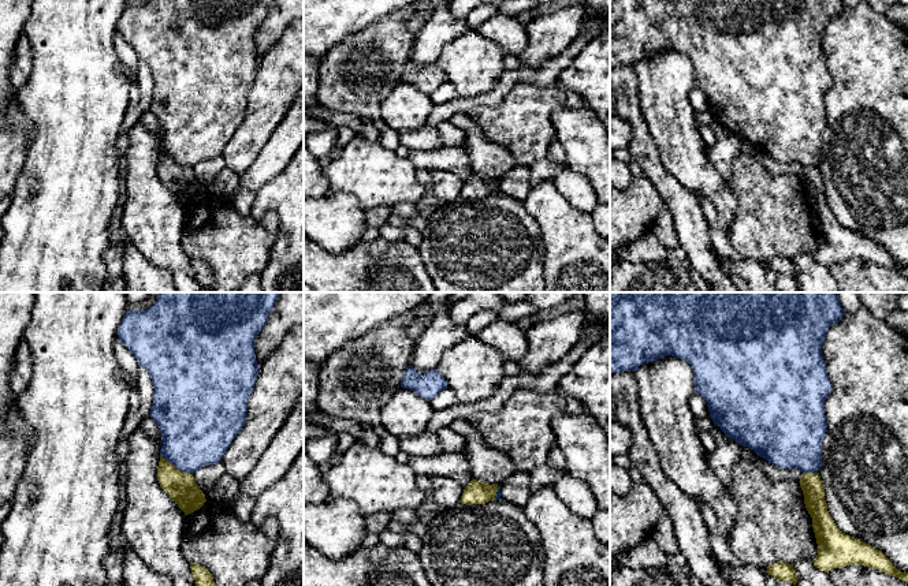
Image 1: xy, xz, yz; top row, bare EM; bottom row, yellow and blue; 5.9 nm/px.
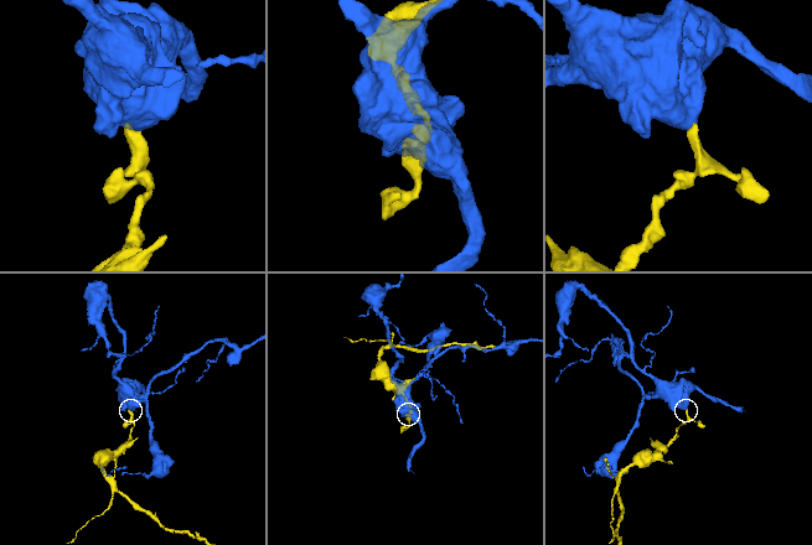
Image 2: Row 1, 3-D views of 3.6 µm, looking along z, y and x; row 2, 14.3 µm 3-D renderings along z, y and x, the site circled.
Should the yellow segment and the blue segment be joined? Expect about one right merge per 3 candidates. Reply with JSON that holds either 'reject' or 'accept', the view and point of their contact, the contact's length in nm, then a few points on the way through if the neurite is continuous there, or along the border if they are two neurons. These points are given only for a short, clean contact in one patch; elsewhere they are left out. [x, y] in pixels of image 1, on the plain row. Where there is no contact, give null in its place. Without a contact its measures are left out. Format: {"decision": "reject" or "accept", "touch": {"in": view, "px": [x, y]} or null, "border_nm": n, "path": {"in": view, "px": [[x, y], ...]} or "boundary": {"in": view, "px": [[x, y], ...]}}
{"decision": "reject", "touch": {"in": "xy", "px": [175, 161]}, "border_nm": 220, "boundary": {"in": "xy", "px": [[160, 149], [178, 163], [192, 168]]}}

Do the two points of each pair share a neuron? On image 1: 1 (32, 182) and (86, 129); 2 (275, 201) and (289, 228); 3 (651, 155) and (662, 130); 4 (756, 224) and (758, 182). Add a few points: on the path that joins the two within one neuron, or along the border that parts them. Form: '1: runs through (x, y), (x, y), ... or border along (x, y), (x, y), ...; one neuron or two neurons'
1: runs through (45, 170), (73, 142); one neuron
2: runs through (282, 208), (289, 215), (289, 221); one neuron
3: border along (643, 115), (659, 160), (670, 174); two neurons
4: runs through (759, 213), (759, 193); one neuron

